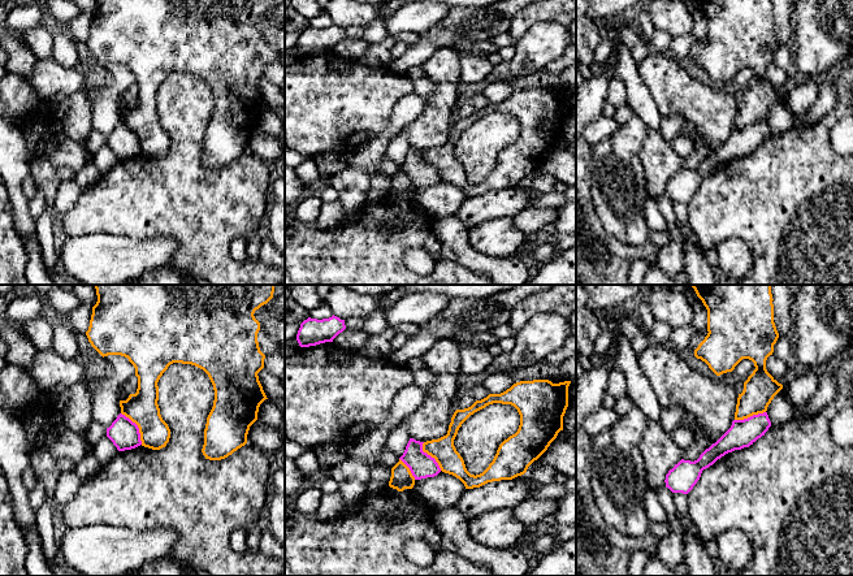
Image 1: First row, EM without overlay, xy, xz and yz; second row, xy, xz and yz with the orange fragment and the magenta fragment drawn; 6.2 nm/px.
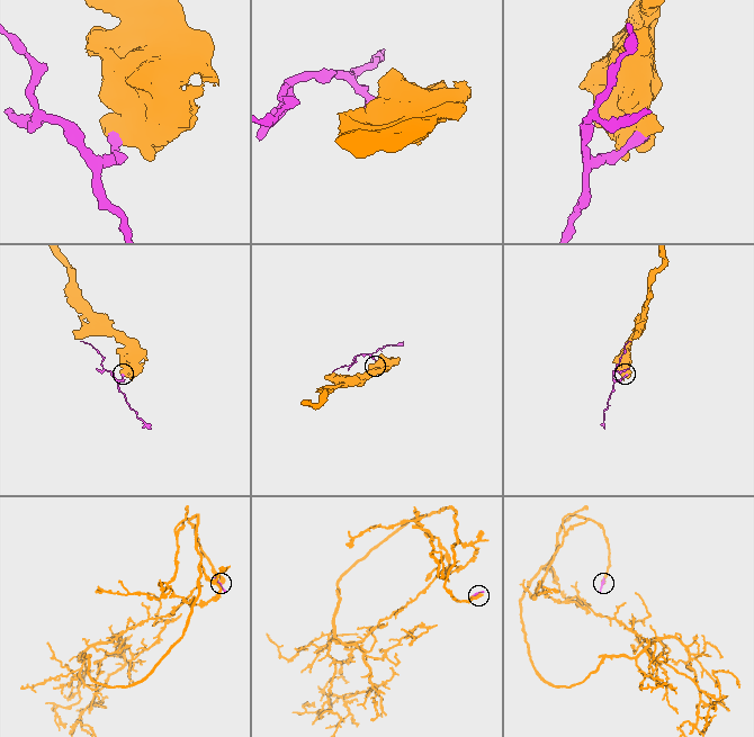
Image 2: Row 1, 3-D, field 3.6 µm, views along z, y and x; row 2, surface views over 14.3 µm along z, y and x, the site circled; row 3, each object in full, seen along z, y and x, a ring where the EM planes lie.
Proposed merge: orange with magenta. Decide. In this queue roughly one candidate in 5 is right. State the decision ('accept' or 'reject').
reject

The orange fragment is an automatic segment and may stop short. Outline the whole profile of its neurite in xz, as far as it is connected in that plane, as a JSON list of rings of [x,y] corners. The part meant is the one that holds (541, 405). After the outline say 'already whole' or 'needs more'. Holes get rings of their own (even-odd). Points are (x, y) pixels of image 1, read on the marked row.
[[[549,380],[520,381],[501,394],[489,394],[468,408],[456,410],[447,434],[424,442],[423,451],[436,459],[442,472],[459,478],[466,489],[521,476],[563,430],[570,384],[571,381],[559,384]],[[493,403],[514,406],[520,415],[520,425],[515,434],[499,445],[489,467],[475,476],[467,471],[463,458],[454,446],[454,439],[471,415]]] | already whole

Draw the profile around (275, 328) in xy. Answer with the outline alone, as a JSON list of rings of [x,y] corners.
[[[285,290],[276,302],[281,319],[270,319],[261,322],[263,329],[278,342],[278,352],[285,359]]]

